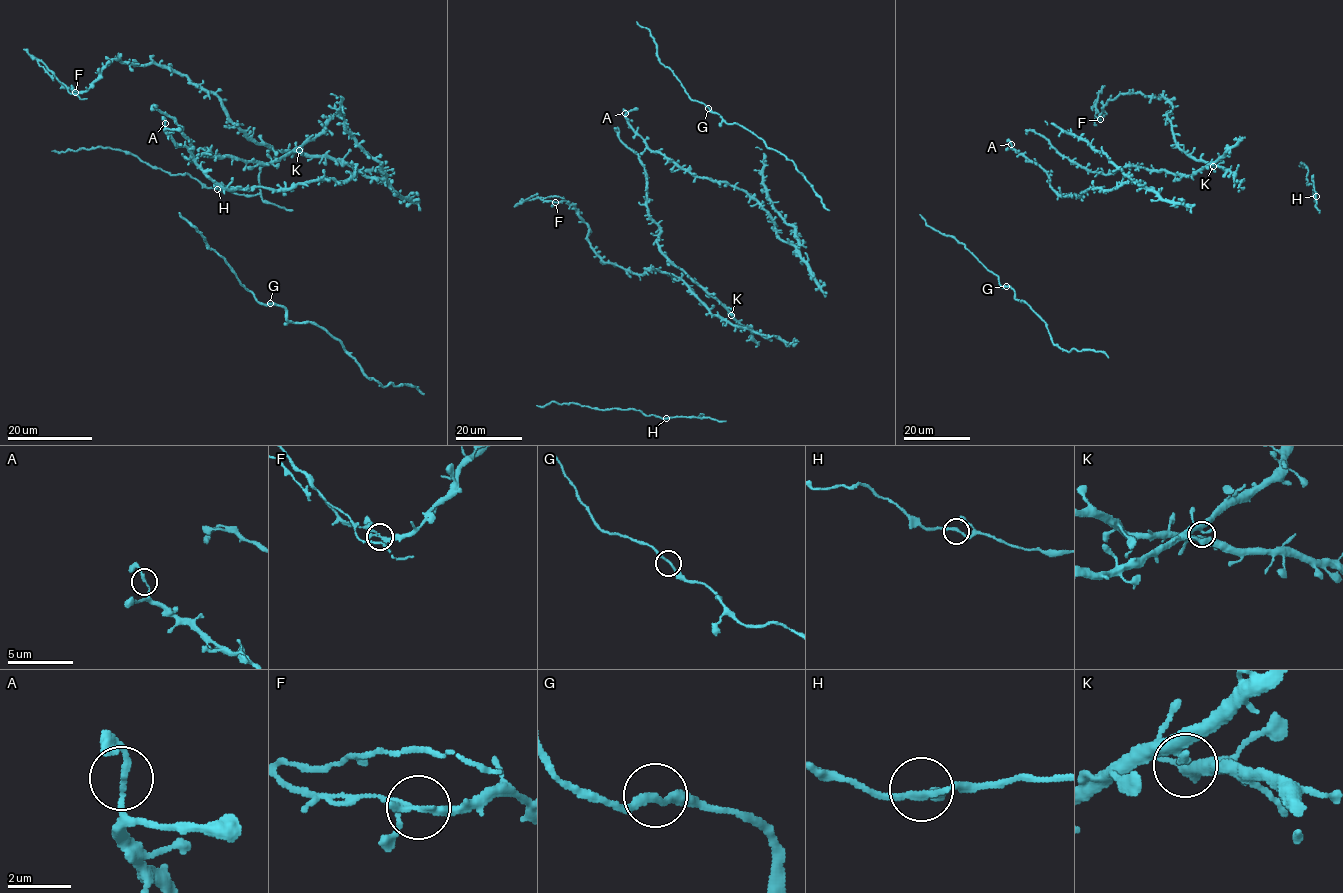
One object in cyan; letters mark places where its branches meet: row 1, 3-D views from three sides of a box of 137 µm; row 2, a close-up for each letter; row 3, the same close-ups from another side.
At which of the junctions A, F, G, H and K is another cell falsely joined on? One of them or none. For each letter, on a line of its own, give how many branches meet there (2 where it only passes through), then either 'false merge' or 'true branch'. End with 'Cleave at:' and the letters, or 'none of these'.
A: branches 2; true branch
F: branches 2; false merge
G: branches 2; true branch
H: branches 2; true branch
K: branches 2; true branch
Cleave at: F

